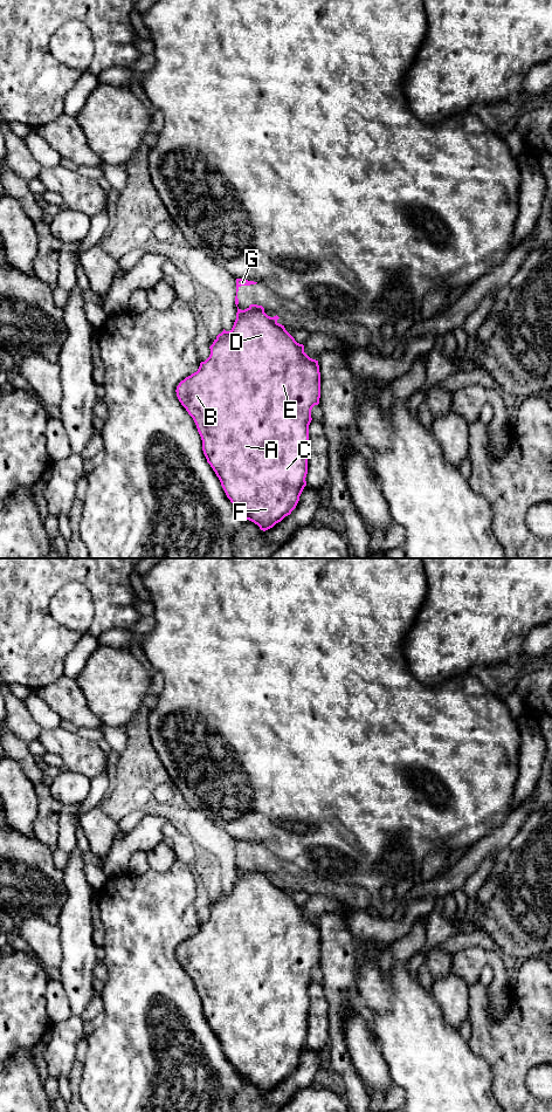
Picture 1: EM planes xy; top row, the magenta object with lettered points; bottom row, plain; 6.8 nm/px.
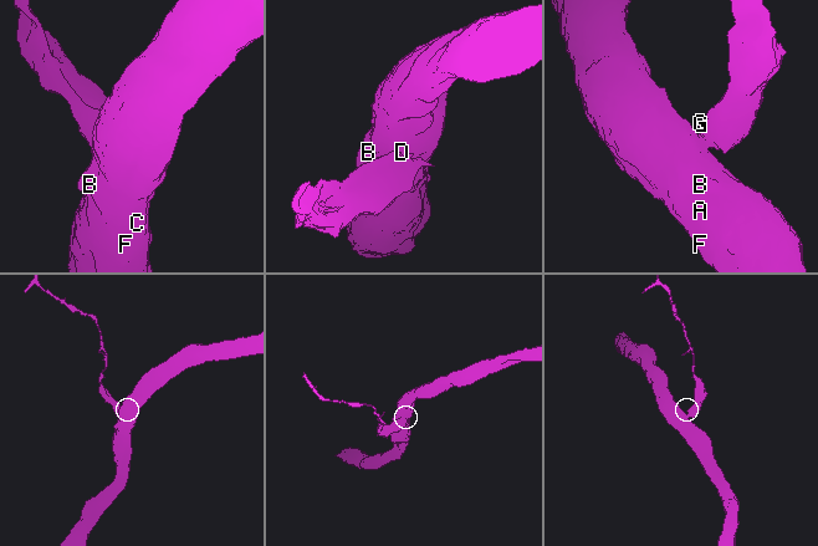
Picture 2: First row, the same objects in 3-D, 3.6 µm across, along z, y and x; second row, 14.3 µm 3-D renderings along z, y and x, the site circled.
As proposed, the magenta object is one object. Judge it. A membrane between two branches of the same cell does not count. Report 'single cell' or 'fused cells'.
fused cells

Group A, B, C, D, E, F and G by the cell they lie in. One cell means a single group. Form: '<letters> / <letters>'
A B C D E F / G

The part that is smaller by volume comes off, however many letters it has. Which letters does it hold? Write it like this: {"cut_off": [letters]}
{"cut_off": ["G"]}

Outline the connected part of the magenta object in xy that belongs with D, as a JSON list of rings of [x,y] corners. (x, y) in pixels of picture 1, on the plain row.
[[[237,872],[232,892],[226,893],[223,891],[223,893],[216,898],[209,911],[209,919],[200,925],[198,933],[179,945],[175,952],[177,959],[193,980],[202,1002],[203,1016],[219,1039],[227,1059],[246,1082],[254,1084],[261,1092],[265,1093],[291,1076],[306,1048],[309,987],[312,982],[311,972],[315,967],[319,966],[320,960],[320,934],[318,922],[310,920],[304,914],[304,907],[297,905],[285,892],[284,887],[277,885],[261,872]]]

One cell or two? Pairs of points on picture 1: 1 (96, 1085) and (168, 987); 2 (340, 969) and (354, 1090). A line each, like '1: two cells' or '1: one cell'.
1: one cell
2: one cell

